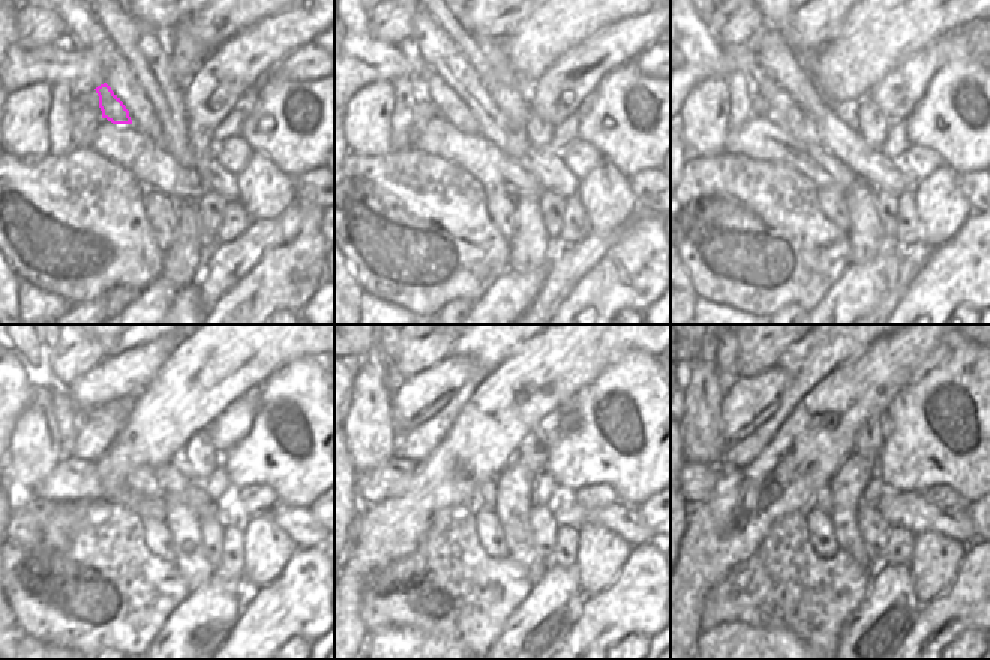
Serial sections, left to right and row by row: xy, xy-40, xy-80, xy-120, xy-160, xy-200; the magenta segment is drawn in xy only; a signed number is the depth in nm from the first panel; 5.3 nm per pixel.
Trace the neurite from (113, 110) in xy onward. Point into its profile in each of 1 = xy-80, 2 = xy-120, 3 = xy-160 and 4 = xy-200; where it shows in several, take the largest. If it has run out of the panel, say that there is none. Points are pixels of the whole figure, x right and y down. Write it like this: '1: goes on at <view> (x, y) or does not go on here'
1: goes on at xy-80 (786, 111)
2: goes on at xy-120 (143, 480)
3: goes on at xy-160 (486, 497)
4: goes on at xy-200 (824, 500)

